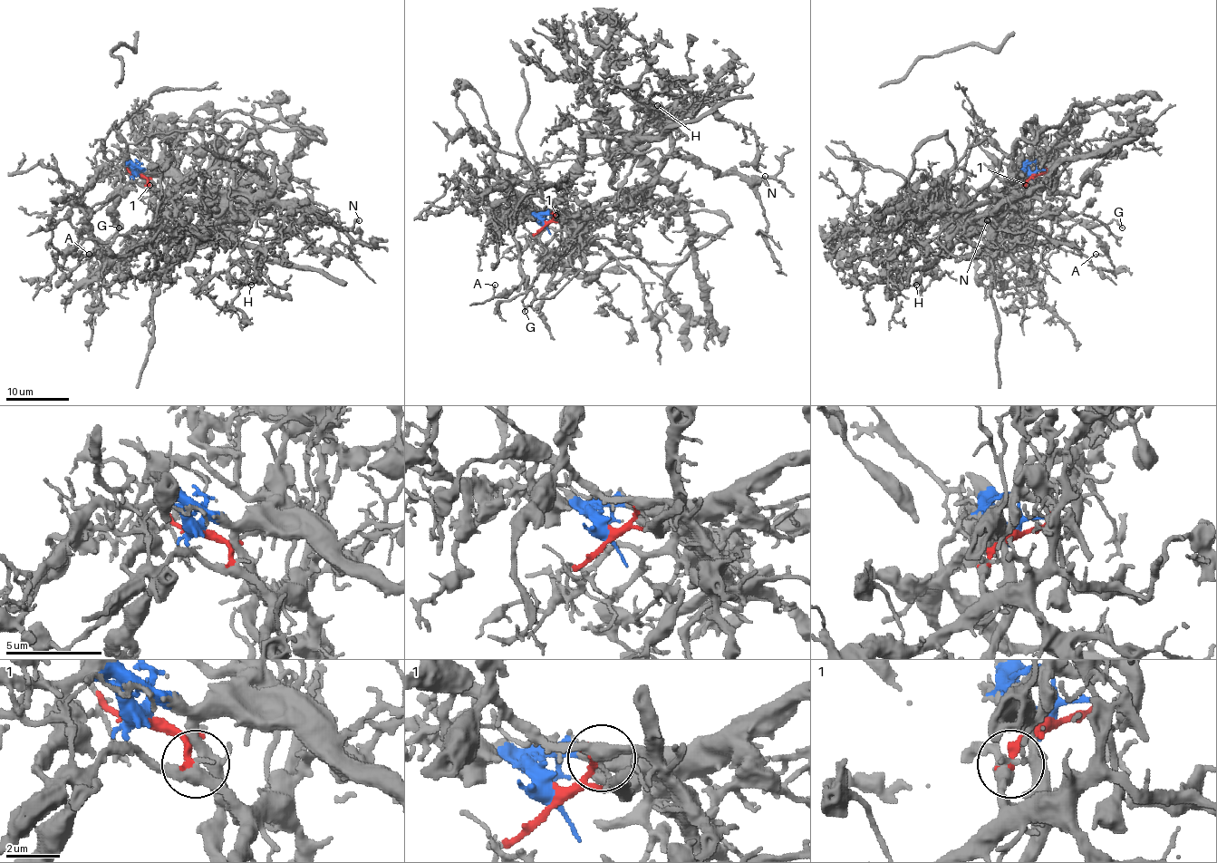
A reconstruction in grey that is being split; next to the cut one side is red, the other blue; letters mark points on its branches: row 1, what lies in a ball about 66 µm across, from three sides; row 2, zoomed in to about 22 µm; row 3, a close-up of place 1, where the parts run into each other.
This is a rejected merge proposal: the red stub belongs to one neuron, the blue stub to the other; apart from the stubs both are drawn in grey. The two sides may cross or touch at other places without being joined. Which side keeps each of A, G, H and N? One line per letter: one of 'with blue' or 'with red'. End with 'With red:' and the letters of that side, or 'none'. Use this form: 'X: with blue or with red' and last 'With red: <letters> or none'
A: with red
G: with red
H: with red
N: with red
With red: A, G, H, N

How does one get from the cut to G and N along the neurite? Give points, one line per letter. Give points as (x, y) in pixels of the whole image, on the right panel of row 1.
G: (1034, 174), (1024, 185), (1017, 182), (1013, 189), (1032, 210), (1096, 225), (1115, 220), (1122, 227)
N: (1034, 174), (1023, 197), (983, 214), (947, 250), (960, 227), (961, 239), (983, 221), (996, 227), (987, 220)

